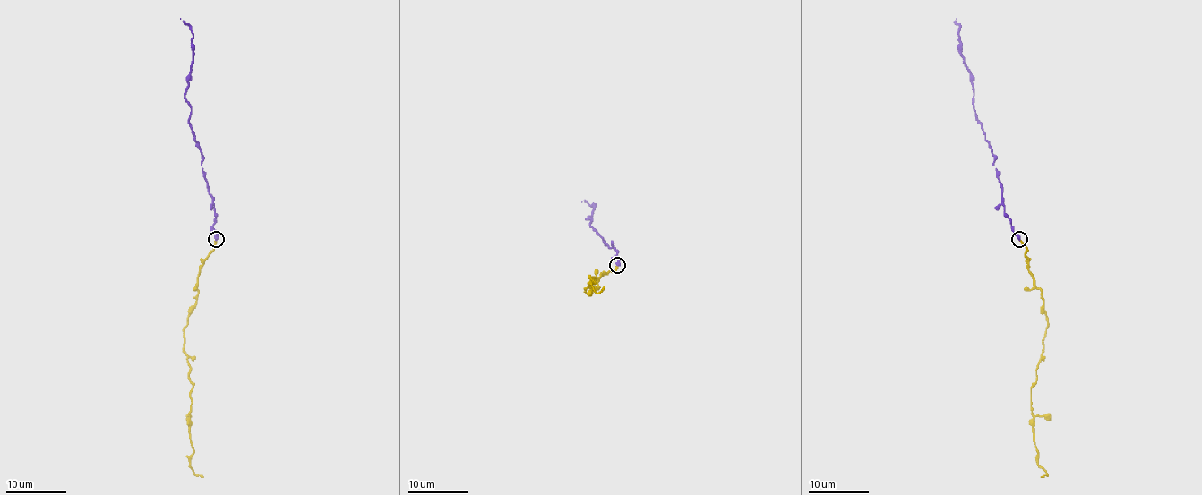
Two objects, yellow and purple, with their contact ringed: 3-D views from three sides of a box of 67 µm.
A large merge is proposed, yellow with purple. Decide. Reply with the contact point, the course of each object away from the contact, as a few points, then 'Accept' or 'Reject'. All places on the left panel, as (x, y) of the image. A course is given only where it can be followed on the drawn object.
Place: (216, 239). Course of yellow: (216, 240), (197, 277), (196, 302), (184, 328), (184, 353), (193, 385), (190, 467), (196, 474), (203, 476). Course of purple: (216, 239), (216, 213), (201, 166), (201, 149), (188, 122), (192, 106), (185, 98), (193, 31), (181, 18). Accept

